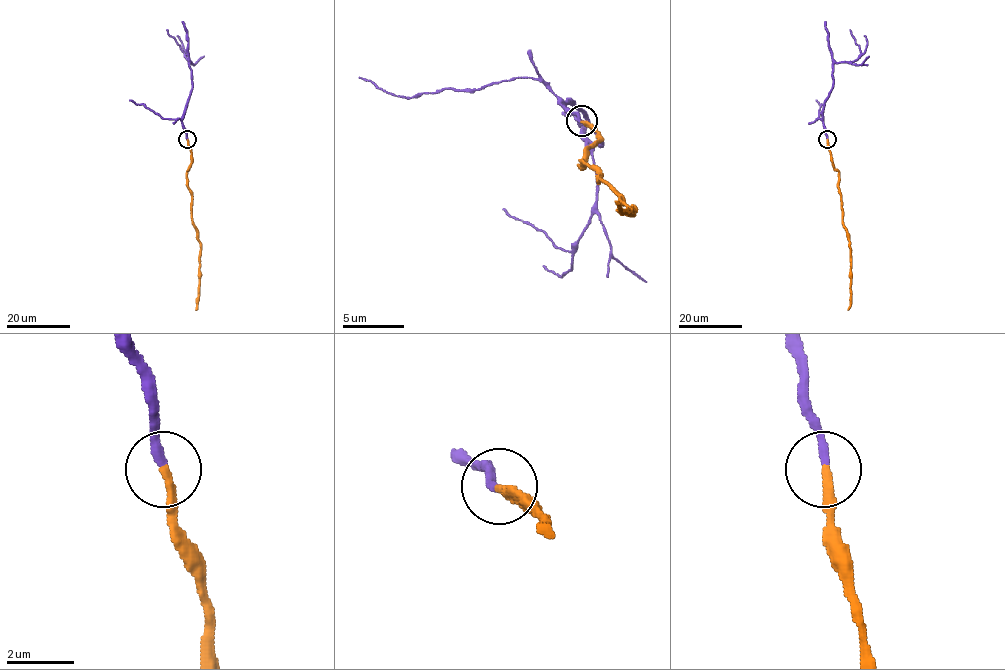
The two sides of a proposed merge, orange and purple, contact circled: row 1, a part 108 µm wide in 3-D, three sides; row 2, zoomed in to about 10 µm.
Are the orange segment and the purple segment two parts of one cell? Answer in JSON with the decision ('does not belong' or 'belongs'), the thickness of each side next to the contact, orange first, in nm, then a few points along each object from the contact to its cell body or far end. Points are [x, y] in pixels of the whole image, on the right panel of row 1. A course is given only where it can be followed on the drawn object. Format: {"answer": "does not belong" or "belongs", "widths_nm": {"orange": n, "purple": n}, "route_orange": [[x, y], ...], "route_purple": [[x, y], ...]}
{"answer": "belongs", "widths_nm": {"orange": 240, "purple": 240}, "route_orange": [[827, 139], [832, 165], [839, 172], [842, 221], [850, 247], [851, 304], [848, 309]], "route_purple": [[827, 139], [823, 123], [824, 103], [833, 83], [833, 64], [851, 62], [860, 53], [850, 29]]}

